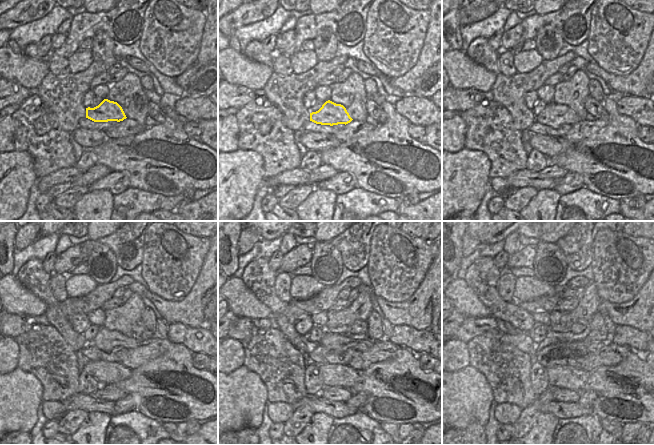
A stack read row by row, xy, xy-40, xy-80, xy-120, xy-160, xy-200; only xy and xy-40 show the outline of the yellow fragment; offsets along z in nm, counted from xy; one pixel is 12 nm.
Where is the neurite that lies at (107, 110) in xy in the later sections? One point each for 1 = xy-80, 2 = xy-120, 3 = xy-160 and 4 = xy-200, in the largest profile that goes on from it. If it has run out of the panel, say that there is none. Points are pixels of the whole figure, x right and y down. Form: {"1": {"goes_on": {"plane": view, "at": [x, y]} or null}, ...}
{"1": {"goes_on": {"plane": "xy-80", "at": [554, 115]}}, "2": {"goes_on": {"plane": "xy-120", "at": [106, 340]}}, "3": {"goes_on": {"plane": "xy-160", "at": [330, 340]}}, "4": {"goes_on": {"plane": "xy-200", "at": [592, 349]}}}

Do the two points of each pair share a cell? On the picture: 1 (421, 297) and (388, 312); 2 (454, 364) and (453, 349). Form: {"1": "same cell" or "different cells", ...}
{"1": "same cell", "2": "same cell"}

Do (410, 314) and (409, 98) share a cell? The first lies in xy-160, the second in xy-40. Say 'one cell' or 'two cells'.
two cells

